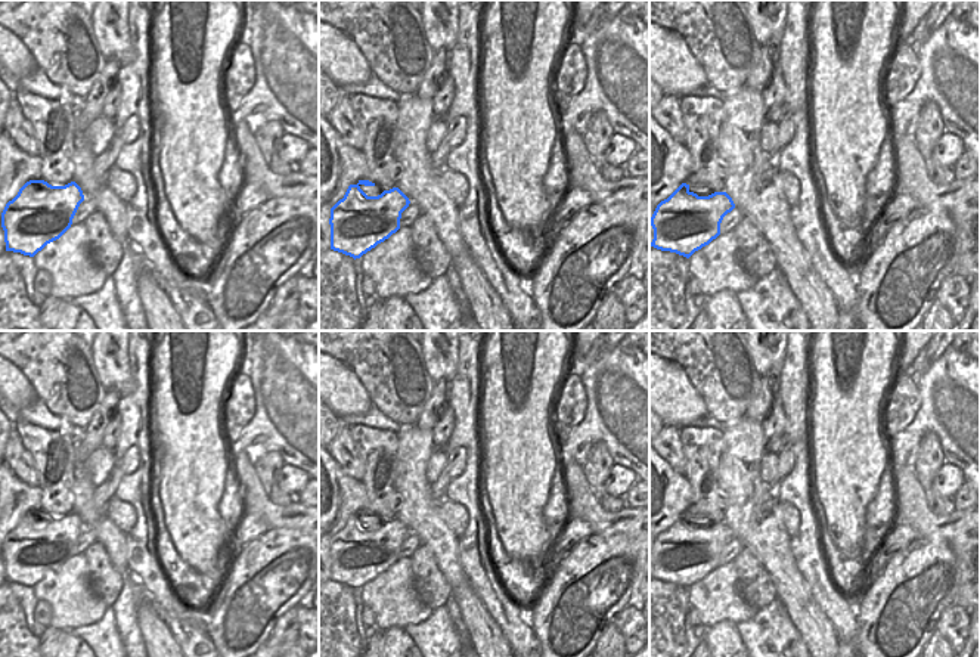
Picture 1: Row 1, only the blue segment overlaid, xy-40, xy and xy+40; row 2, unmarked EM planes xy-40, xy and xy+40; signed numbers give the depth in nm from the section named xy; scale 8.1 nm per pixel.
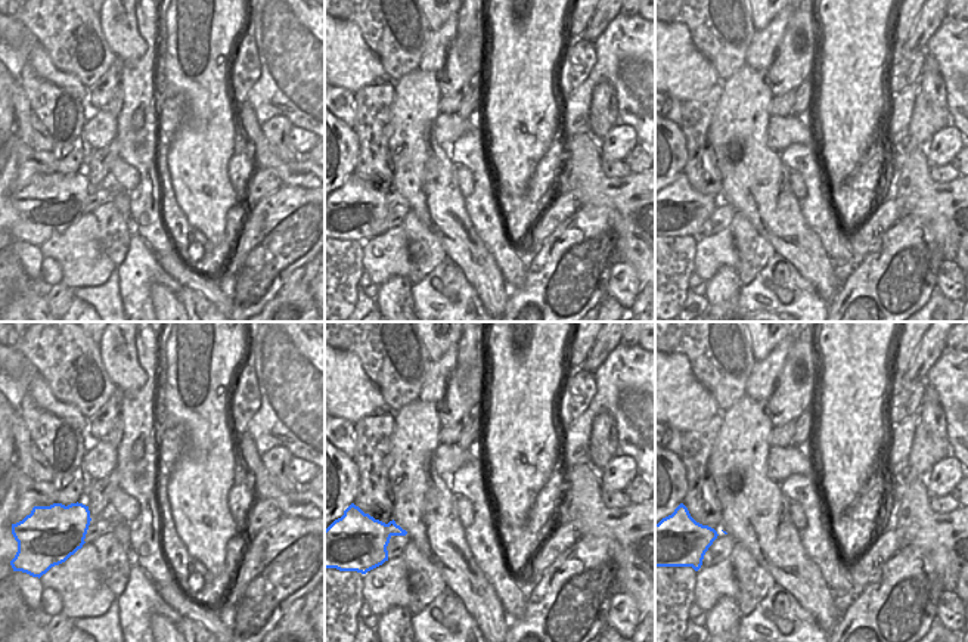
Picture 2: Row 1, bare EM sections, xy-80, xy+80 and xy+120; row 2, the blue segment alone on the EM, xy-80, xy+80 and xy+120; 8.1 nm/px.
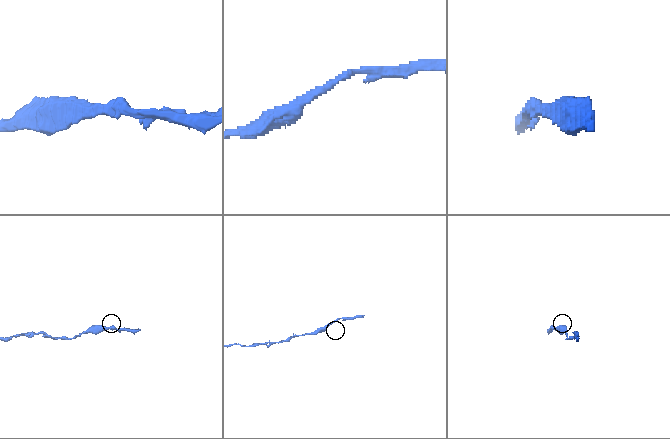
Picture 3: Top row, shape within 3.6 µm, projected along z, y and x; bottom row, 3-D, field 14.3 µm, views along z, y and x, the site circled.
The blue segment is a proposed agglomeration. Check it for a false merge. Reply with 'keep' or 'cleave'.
keep

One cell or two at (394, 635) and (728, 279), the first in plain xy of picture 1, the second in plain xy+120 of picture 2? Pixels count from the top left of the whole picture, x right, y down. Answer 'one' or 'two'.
one

